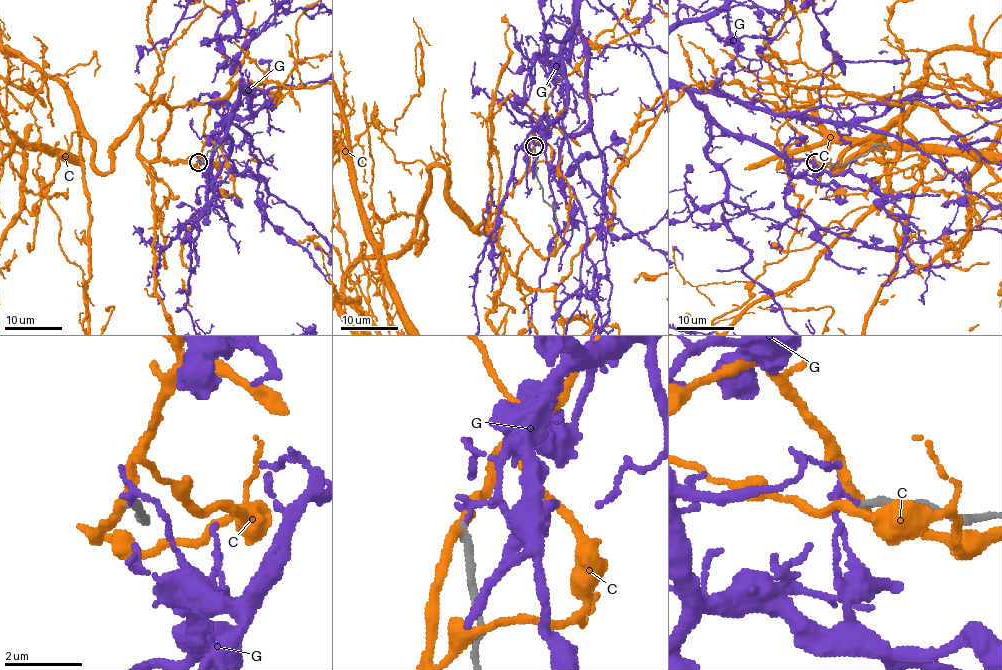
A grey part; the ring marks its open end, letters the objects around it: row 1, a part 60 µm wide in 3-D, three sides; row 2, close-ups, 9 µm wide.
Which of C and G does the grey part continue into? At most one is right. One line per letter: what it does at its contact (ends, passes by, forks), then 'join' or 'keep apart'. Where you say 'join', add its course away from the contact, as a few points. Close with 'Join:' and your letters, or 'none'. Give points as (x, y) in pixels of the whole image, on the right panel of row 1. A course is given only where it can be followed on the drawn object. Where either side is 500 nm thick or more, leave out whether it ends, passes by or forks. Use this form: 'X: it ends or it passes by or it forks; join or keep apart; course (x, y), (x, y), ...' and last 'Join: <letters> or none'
C: it passes by; keep apart
G: it passes by; keep apart
Join: none

